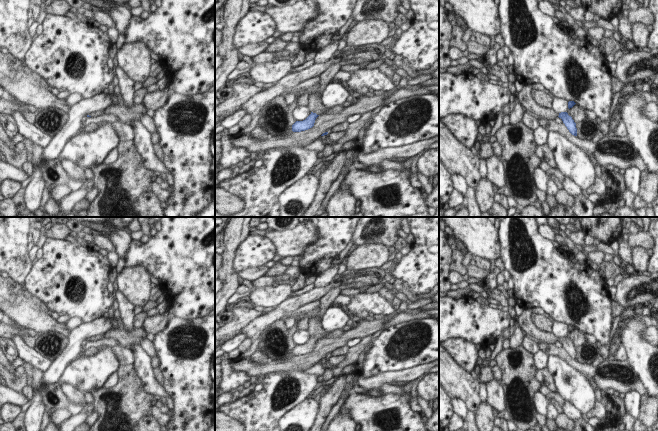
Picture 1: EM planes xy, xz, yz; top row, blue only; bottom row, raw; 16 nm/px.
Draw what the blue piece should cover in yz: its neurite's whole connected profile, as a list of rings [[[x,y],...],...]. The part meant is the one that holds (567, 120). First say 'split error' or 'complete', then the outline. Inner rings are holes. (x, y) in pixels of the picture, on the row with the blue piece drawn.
split error; [[[524,85],[519,93],[516,93],[516,101],[518,101],[526,112],[537,117],[545,117],[549,120],[561,118],[569,132],[577,136],[576,123],[567,112],[557,113],[554,109],[539,105],[532,96],[532,85]]]

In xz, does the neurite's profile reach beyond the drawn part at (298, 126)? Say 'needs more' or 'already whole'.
needs more

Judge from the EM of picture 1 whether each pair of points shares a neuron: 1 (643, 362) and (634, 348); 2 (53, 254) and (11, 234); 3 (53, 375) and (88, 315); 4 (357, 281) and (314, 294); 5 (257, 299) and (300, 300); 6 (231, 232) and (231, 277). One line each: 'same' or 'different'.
1: same
2: different
3: different
4: same
5: different
6: same

